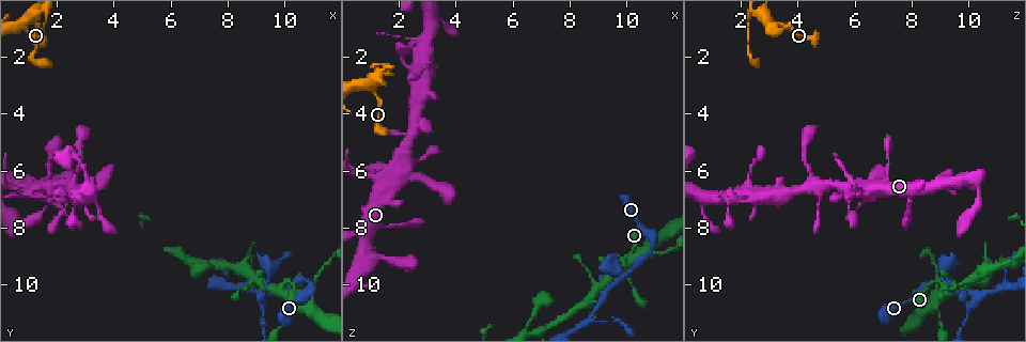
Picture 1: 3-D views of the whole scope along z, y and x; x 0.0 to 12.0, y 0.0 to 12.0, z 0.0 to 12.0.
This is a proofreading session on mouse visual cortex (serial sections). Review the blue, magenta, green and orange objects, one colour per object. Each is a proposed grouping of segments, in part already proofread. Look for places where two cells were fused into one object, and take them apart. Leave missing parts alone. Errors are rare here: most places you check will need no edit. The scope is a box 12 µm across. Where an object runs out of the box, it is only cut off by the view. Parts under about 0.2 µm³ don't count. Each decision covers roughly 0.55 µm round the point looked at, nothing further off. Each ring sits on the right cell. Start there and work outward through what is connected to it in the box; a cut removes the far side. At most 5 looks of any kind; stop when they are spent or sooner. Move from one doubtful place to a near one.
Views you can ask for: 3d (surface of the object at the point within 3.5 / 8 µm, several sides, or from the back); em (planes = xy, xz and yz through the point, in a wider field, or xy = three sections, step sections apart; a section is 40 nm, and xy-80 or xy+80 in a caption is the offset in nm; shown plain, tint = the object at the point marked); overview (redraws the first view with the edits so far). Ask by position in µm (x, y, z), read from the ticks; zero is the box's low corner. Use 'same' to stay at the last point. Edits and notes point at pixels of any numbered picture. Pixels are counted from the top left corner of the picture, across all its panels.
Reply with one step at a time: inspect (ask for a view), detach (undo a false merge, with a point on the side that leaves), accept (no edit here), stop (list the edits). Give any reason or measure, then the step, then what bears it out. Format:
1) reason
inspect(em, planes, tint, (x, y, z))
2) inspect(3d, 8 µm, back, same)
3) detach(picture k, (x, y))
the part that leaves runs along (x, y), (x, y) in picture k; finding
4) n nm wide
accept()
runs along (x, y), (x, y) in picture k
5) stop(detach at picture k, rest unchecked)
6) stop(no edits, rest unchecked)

a narrow waist
inspect(3d, 3.5 µm, (0.9, 6.8, 6.1))

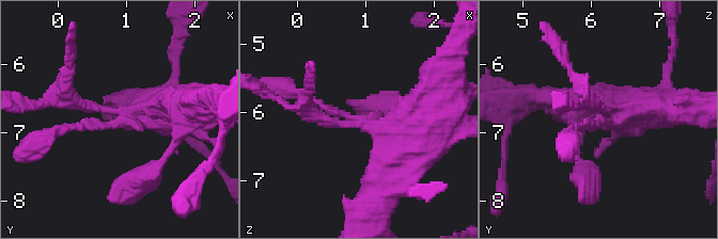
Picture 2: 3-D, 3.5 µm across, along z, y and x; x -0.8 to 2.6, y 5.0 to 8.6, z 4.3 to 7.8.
3 arms; arms of 100, 200, 500 nm
inspect(em, xy, step 1, tint, (1.00, 6.70, 6.20))

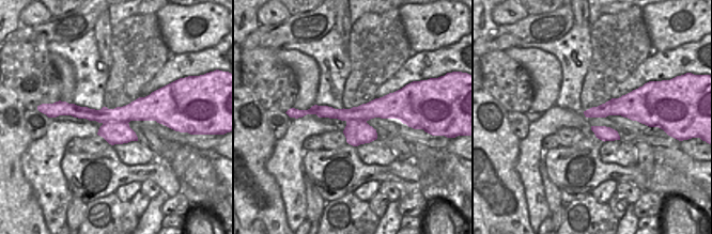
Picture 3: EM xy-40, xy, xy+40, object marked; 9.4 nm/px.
accept()
runs along (58, 109), (157, 112), (169, 124) in picture 3; all the same cell

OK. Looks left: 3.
inspect(3d, 8 µm, back, (9.3, 10.3, 10.2))

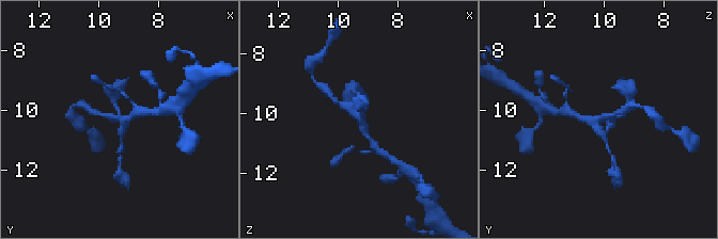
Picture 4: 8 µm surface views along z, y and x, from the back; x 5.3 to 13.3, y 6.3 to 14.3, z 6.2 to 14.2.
need the tissue
inspect(em, xy, step 1, tint, (9.3, 10.3, 10.2))

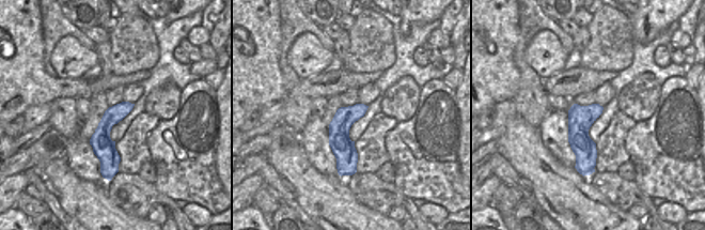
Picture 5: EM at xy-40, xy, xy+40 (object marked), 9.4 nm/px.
accept()
runs along (126, 104), (105, 125), (105, 172) in picture 5; one cell here

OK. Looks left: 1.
stop(no edits, rest unchecked)

